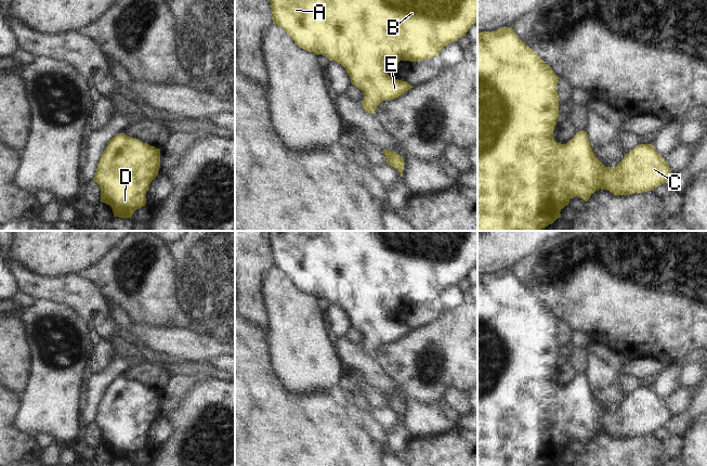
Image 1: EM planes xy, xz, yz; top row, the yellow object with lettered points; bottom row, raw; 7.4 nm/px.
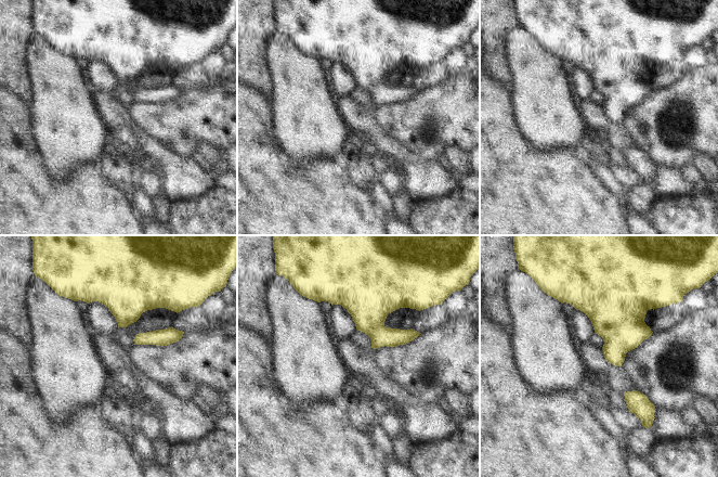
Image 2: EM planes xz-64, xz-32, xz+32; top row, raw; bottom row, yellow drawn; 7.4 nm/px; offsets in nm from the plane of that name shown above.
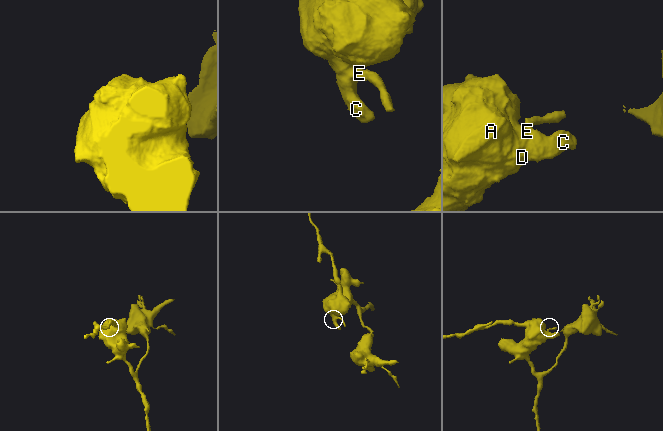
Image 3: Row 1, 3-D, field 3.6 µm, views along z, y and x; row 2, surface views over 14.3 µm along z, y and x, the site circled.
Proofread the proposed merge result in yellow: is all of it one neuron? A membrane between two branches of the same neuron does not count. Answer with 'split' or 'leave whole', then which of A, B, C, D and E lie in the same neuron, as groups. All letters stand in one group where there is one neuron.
leave whole; A B C D E

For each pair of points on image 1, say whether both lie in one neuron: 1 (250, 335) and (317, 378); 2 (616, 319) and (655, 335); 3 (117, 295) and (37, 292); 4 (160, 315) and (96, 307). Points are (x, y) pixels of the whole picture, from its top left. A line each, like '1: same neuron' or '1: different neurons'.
1: different neurons
2: same neuron
3: different neurons
4: different neurons

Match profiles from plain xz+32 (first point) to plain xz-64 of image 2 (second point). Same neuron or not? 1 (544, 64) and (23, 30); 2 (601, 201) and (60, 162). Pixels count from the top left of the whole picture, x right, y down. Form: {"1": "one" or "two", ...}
{"1": "two", "2": "two"}

